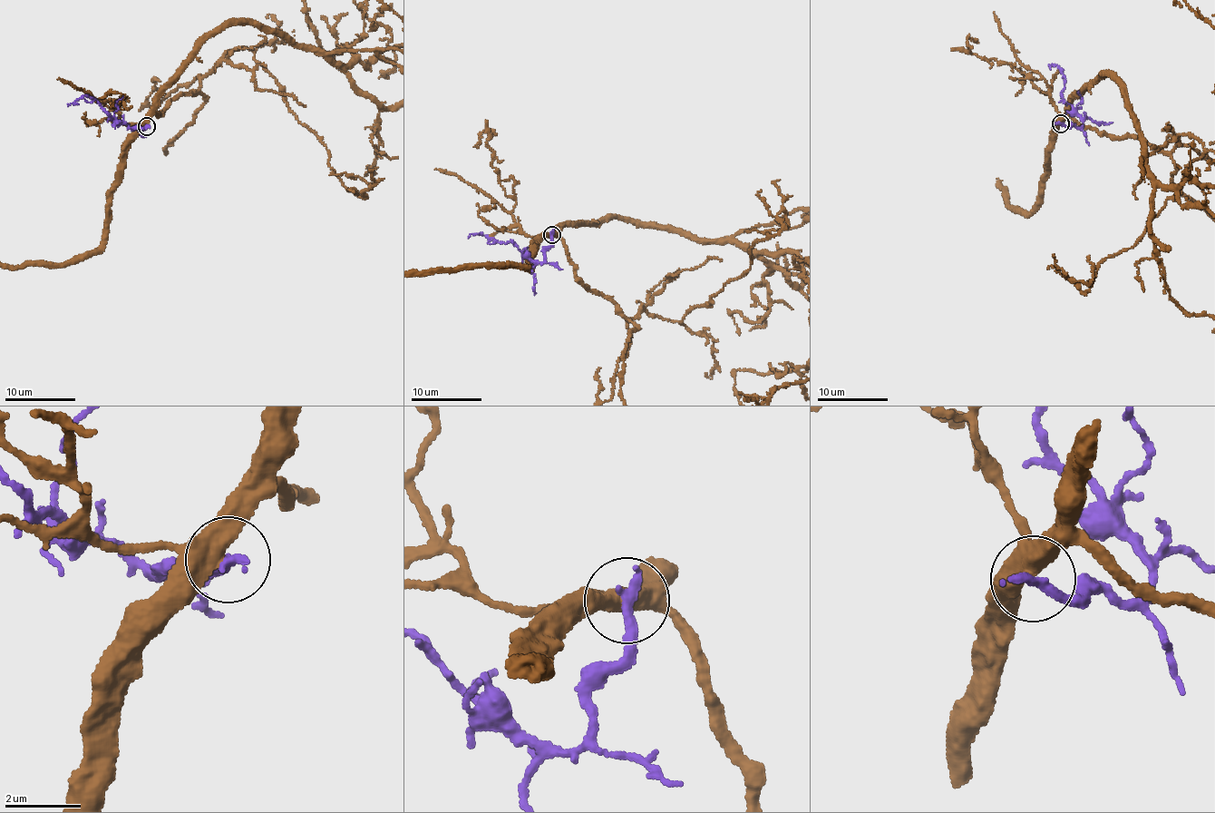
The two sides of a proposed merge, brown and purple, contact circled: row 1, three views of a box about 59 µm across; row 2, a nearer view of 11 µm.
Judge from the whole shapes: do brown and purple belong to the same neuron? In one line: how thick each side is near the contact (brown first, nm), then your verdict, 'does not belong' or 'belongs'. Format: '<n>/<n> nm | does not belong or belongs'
480/360 nm | does not belong

